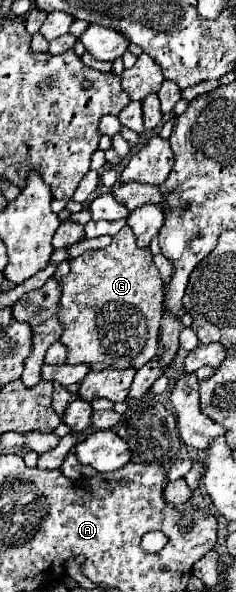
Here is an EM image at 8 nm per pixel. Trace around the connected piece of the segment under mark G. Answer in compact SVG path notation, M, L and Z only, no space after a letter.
M124 226L112 238L112 244L106 246L104 250L88 250L84 254L80 254L78 258L74 258L70 262L70 274L60 280L60 290L62 290L62 296L60 296L60 302L58 302L58 320L64 326L64 332L62 332L60 340L68 348L68 358L66 358L68 364L90 364L90 368L94 368L94 370L102 370L102 368L126 368L126 366L142 368L146 362L150 362L156 356L156 352L158 352L158 322L162 318L162 280L160 280L158 268L152 262L150 248L140 248L136 244L134 232L128 226Z

